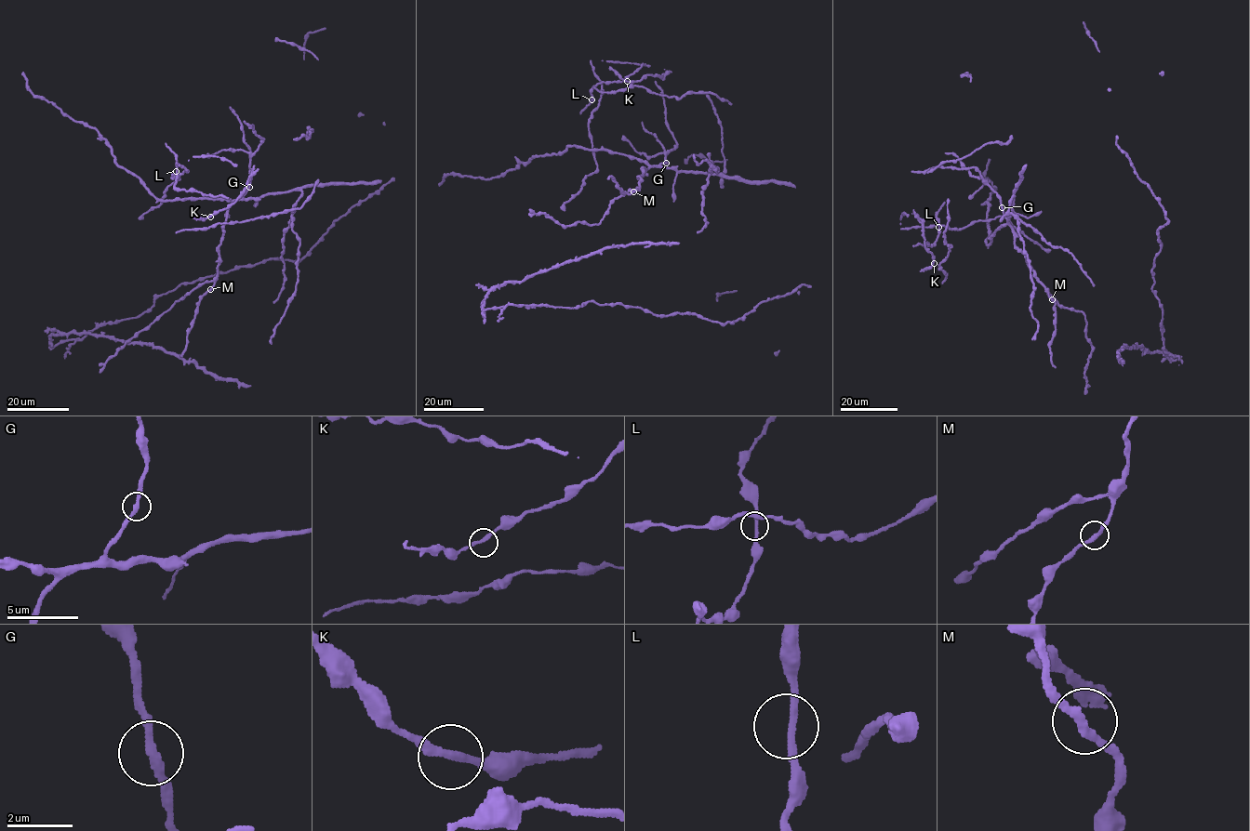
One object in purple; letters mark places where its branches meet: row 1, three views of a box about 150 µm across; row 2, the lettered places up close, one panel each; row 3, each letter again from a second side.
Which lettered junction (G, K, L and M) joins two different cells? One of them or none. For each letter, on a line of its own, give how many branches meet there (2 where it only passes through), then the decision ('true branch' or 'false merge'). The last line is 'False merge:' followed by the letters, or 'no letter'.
G: 2 branches meet; true branch
K: 2 branches meet; true branch
L: 2 branches meet; true branch
M: 2 branches meet; true branch
False merge: no letter

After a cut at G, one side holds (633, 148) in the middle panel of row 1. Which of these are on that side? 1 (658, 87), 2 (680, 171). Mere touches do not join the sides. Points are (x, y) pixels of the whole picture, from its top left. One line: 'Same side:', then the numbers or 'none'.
Same side: 1

